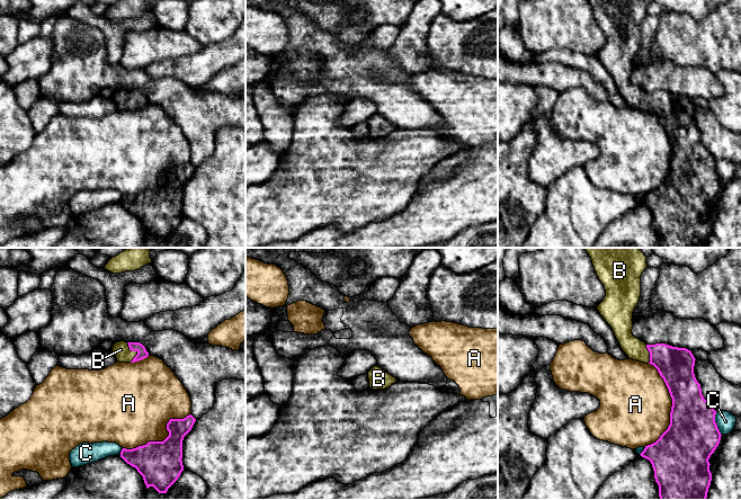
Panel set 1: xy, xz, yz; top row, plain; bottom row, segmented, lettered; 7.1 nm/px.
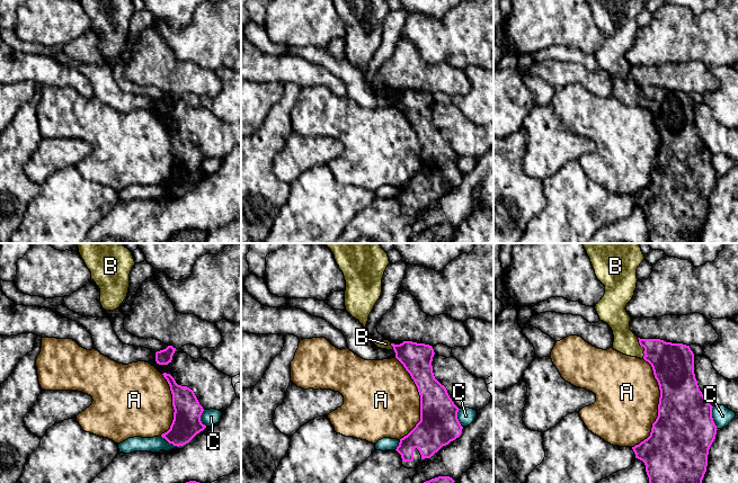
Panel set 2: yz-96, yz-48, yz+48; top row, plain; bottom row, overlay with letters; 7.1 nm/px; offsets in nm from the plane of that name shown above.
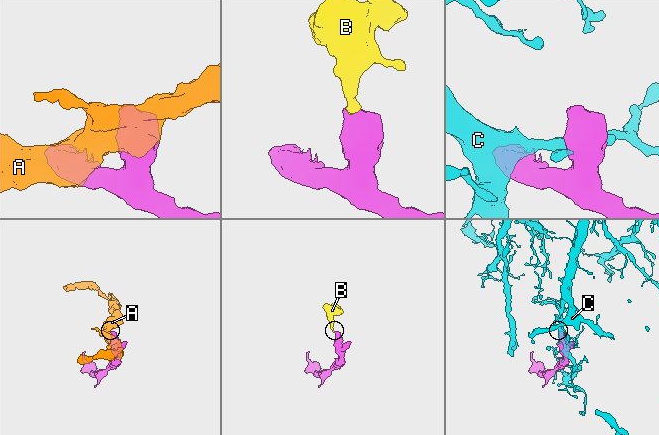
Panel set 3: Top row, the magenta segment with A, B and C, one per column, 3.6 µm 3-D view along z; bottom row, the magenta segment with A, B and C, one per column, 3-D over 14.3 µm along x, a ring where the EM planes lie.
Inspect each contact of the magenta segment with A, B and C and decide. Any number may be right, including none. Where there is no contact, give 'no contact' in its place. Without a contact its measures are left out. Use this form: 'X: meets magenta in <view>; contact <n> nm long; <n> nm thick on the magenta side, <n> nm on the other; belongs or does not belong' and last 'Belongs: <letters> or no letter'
A: meets magenta in yz; contact 600 nm long; 360 nm thick on the magenta side, 500 nm on the other; does not belong
B: meets magenta in xy; contact 150 nm long; 70 nm thick on the magenta side, 120 nm on the other; belongs
C: meets magenta in yz; contact 170 nm long; 380 nm thick on the magenta side, 140 nm on the other; does not belong
Belongs: B

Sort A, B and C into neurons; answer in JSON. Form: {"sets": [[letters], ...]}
{"sets": [["A"], ["B"], ["C"]]}

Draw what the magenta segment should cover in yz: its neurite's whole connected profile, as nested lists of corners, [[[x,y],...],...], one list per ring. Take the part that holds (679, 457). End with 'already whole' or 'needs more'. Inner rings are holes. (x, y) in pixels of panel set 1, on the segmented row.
[[[640,248],[583,249],[591,258],[606,291],[606,296],[597,310],[611,327],[621,348],[630,359],[651,364],[658,369],[672,399],[668,429],[640,454],[652,464],[660,500],[706,500],[712,481],[708,459],[718,446],[722,435],[715,422],[716,411],[704,399],[700,384],[695,377],[696,359],[686,348],[666,343],[646,345],[632,333],[633,312],[641,296],[641,275],[648,267],[648,257]]]; needs more

